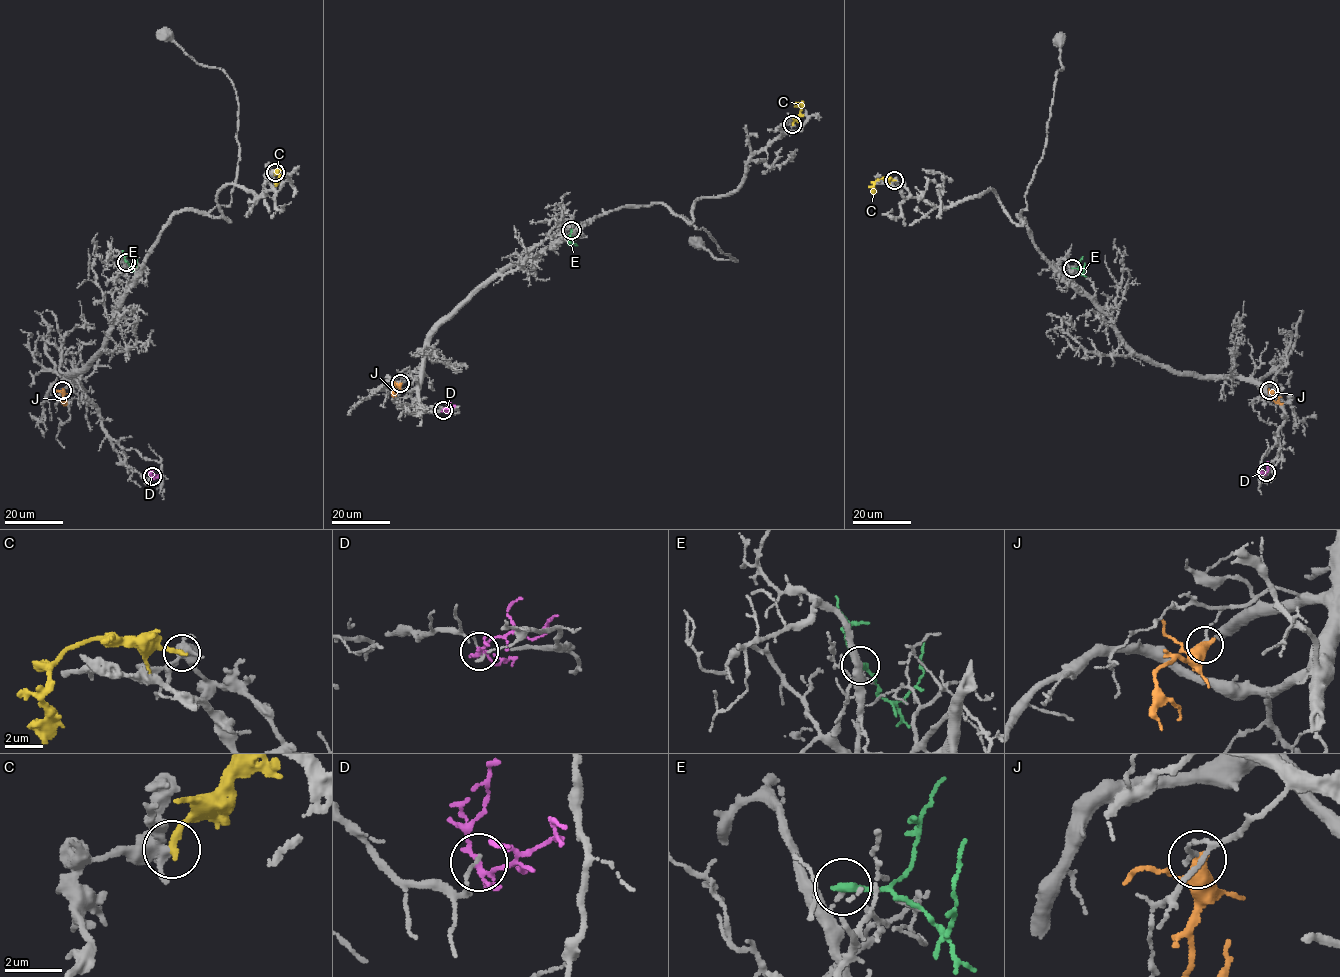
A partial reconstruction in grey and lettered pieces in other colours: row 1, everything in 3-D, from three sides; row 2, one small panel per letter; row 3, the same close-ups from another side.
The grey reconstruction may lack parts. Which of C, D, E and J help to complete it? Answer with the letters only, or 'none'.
none

